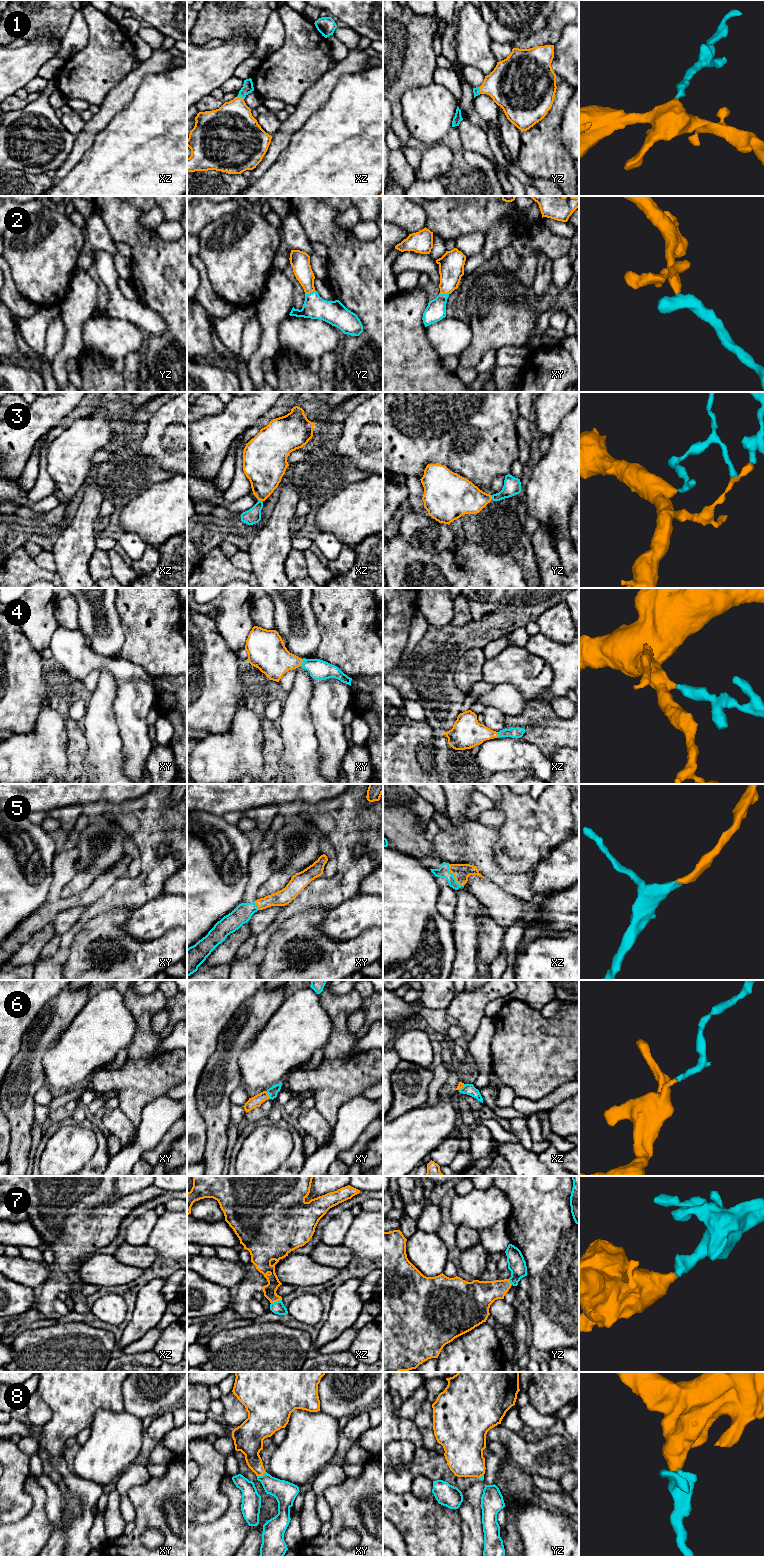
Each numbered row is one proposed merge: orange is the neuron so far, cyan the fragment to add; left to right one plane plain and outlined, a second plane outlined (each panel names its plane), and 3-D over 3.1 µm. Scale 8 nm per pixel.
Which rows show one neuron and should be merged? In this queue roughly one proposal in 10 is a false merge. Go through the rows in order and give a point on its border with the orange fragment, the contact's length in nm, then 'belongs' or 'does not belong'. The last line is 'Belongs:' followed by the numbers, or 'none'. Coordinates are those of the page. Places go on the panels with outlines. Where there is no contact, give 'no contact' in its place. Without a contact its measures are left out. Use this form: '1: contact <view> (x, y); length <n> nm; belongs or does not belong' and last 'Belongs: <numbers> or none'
1: contact xz (240, 97); length 60 nm; belongs
2: contact yz (310, 292); length 90 nm; belongs
3: contact xz (260, 500); length 40 nm; belongs
4: contact xy (302, 661); length 60 nm; belongs
5: contact xz (454, 876); length 220 nm; belongs
6: contact xy (268, 1095); length 80 nm; belongs
7: contact xz (276, 1301); length 90 nm; belongs
8: contact xy (261, 1475); length 80 nm; belongs
Belongs: 1, 2, 3, 4, 5, 6, 7, 8

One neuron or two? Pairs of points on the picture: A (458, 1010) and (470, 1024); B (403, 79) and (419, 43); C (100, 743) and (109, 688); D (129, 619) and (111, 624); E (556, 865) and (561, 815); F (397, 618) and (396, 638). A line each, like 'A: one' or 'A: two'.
A: one
B: one
C: one
D: two
E: two
F: one

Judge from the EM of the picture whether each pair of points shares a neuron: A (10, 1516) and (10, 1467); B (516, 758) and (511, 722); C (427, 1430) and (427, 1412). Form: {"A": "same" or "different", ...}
{"A": "same", "B": "different", "C": "same"}

